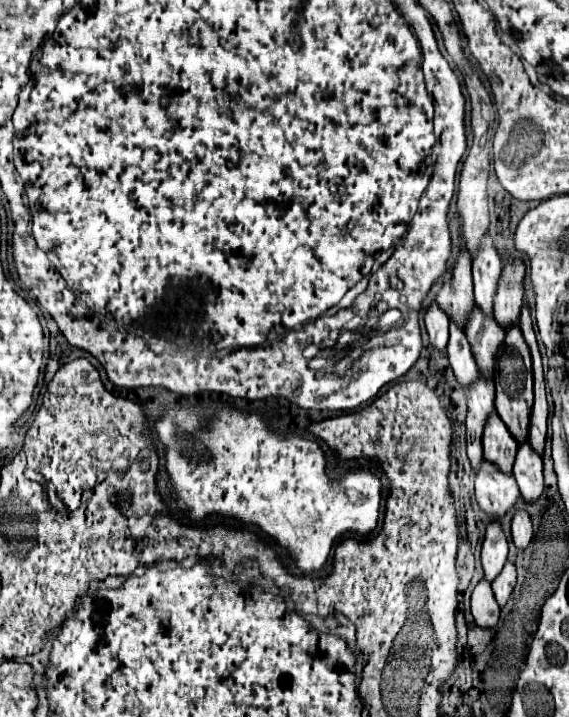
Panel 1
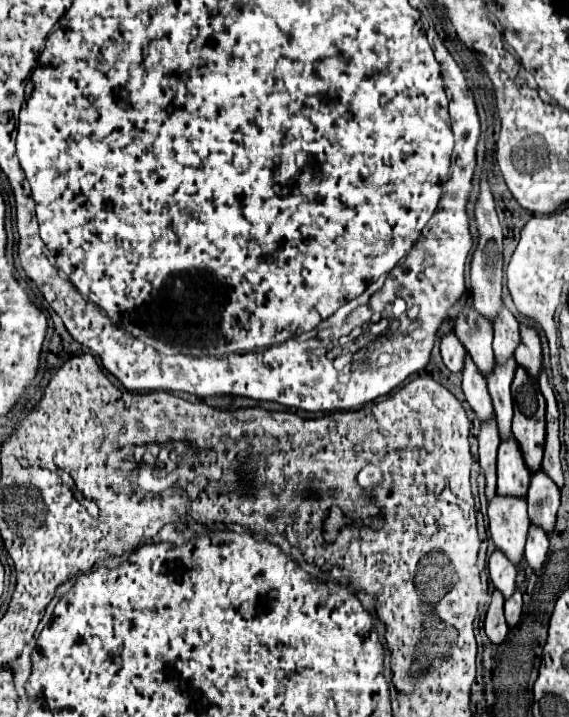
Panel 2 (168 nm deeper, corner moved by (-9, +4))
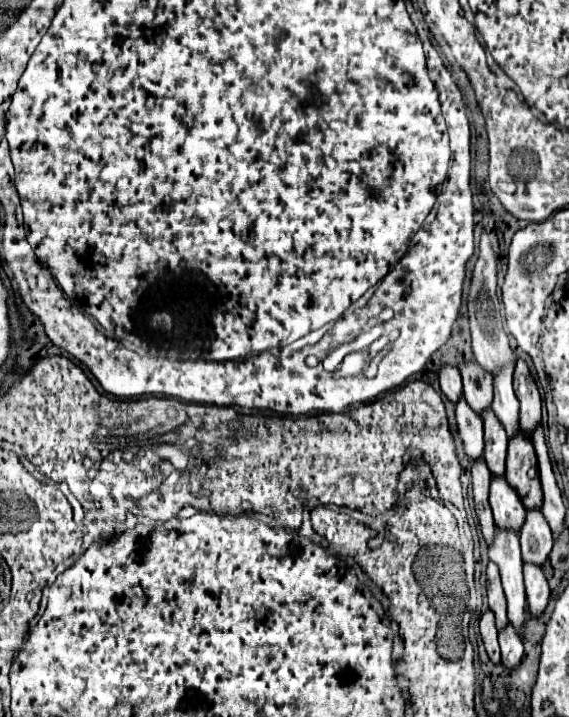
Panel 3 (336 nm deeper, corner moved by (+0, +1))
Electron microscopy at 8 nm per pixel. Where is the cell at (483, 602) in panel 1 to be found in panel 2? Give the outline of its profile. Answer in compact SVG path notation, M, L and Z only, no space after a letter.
M500 591L492 593L492 601L486 613L486 621L484 621L484 631L488 635L488 639L496 645L504 643L506 635L508 635L508 625L504 619L504 597Z

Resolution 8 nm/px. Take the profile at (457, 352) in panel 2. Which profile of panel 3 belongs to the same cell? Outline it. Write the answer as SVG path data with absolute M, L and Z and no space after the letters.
M451 364L441 366L441 370L439 370L439 384L441 384L443 394L451 402L459 400L459 396L463 392L463 386L461 386L461 374L459 374L457 366L451 366Z

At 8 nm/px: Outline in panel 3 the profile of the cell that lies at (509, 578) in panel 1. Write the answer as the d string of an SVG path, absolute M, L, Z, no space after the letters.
M507 624L499 632L499 644L501 644L501 662L507 668L515 668L523 656L523 642L517 630L513 628L513 624Z

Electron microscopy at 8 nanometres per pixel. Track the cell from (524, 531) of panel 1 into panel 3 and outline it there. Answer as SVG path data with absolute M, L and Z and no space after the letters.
M533 562L523 564L523 576L525 576L525 588L527 588L527 604L531 608L531 614L537 616L545 610L551 590L547 586L541 566L537 566Z

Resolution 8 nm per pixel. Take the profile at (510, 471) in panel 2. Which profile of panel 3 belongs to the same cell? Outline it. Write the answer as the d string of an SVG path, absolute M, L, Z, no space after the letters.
M503 474L491 478L489 502L491 502L493 518L495 518L497 526L519 530L521 522L525 520L525 506L521 502L517 490L509 486L509 482Z

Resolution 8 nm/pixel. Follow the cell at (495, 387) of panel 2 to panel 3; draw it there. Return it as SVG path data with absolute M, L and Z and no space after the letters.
M487 408L481 412L481 418L485 422L485 462L493 474L505 472L505 456L507 456L507 434L497 418L497 414Z

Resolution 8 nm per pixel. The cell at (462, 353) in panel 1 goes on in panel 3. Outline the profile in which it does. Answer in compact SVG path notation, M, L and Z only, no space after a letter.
M461 396L455 404L457 424L459 424L459 436L463 440L465 454L471 458L477 458L483 454L483 420L477 416L477 412L465 402Z

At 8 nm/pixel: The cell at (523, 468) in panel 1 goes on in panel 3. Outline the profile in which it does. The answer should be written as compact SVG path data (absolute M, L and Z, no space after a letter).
M527 510L519 536L521 536L523 560L543 564L551 552L553 536L551 536L551 528L545 522L545 516L541 510Z

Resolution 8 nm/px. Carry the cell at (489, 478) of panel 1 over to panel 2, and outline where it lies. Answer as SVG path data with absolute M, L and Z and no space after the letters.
M496 495L488 505L488 521L496 547L506 553L516 567L520 567L524 561L524 545L530 527L526 499Z

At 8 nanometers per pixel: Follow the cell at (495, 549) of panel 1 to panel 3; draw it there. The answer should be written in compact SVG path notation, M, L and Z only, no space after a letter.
M495 562L487 564L487 598L489 598L489 608L495 612L497 618L497 628L501 630L501 626L505 626L507 622L507 600L505 600L505 592L501 586L501 576L499 576L499 568Z

